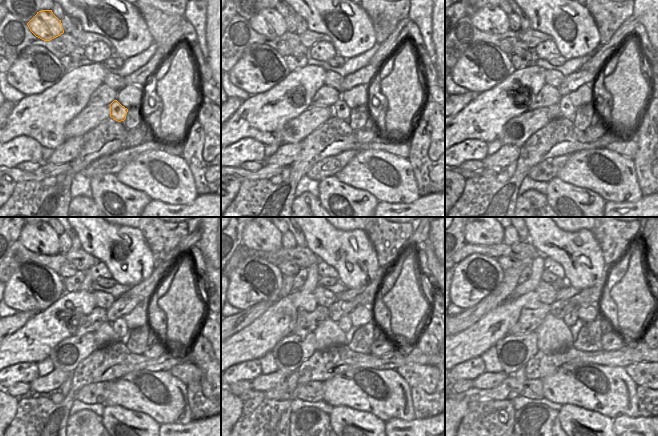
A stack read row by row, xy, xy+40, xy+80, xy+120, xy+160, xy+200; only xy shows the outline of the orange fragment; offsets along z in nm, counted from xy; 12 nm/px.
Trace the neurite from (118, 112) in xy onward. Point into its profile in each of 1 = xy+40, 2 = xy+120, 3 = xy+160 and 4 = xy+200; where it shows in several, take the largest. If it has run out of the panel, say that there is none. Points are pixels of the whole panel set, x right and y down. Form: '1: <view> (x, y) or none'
1: xy+40 (341, 110)
2: xy+120 (119, 325)
3: xy+160 (345, 324)
4: xy+200 (568, 321)

